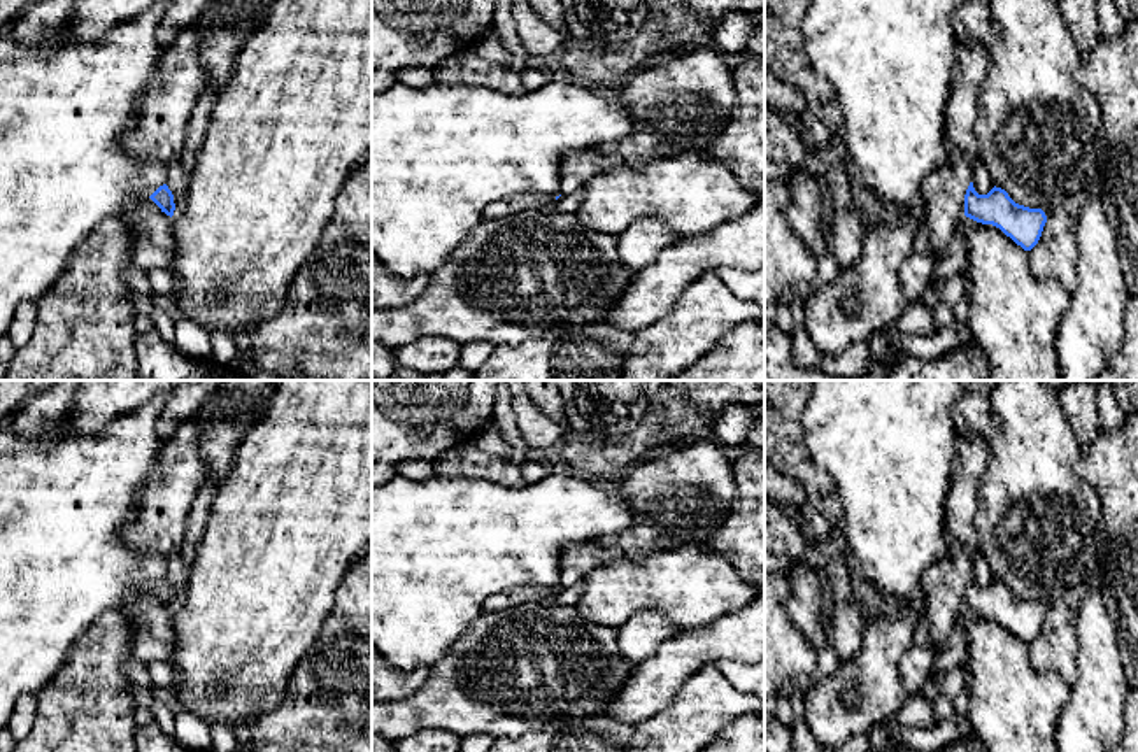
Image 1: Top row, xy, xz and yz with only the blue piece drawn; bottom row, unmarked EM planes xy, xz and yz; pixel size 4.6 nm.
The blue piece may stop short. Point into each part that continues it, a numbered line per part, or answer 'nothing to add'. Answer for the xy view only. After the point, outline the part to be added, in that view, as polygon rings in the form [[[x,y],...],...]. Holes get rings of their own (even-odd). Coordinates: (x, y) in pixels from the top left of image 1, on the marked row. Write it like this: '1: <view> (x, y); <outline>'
1: xy (65, 104); [[[154,4],[133,19],[107,30],[96,40],[74,40],[68,21],[63,19],[53,35],[37,44],[16,42],[7,32],[0,35],[0,338],[7,335],[14,310],[21,303],[37,303],[63,275],[79,244],[110,214],[123,212],[126,203],[139,196],[151,196],[168,181],[168,168],[160,161],[133,160],[121,145],[121,137],[139,109],[140,93],[156,75],[163,49],[158,42],[158,25],[167,5]]]

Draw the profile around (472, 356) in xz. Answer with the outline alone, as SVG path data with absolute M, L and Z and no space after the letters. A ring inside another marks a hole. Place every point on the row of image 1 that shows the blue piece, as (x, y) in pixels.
M489 342L466 344L461 347L459 365L468 372L477 372L491 356L494 345Z

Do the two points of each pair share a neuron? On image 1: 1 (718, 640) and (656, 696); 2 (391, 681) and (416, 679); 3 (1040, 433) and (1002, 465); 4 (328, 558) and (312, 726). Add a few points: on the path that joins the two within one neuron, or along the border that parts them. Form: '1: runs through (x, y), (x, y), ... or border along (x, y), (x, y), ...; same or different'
1: runs through (702, 647), (667, 681); same
2: runs through (397, 681), (411, 681); same
3: runs through (1031, 442), (1010, 463); same
4: border along (339, 589), (334, 610), (298, 661); different

